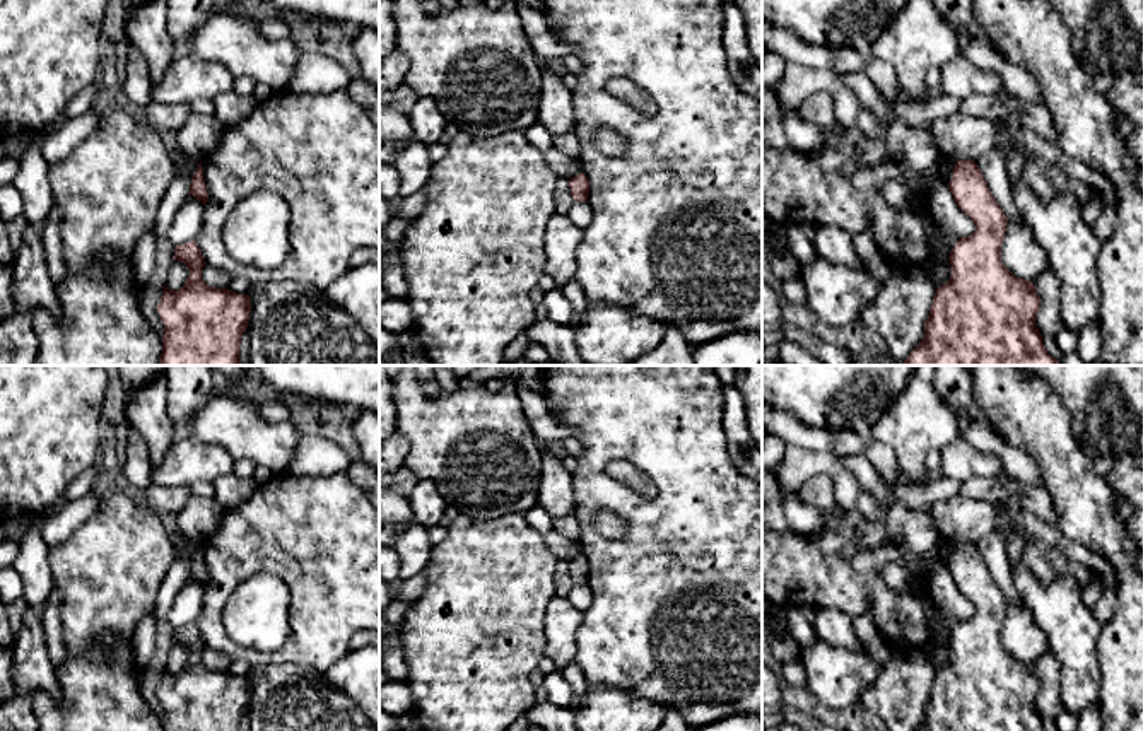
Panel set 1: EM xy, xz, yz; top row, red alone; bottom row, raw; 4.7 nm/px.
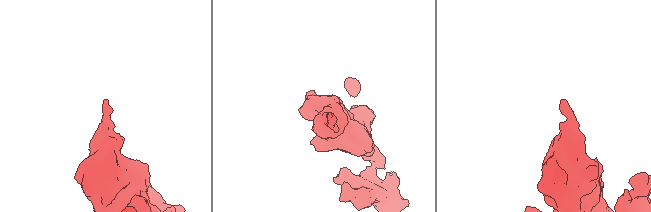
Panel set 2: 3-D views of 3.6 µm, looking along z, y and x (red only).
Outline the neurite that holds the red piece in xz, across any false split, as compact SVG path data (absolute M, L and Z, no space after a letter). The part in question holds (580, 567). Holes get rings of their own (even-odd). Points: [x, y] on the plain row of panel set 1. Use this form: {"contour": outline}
{"contour": "M584 555L569 562L569 570L574 584L588 584L589 562Z"}

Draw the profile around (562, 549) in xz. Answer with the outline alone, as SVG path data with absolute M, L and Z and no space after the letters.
M555 529L542 535L542 538L559 560L571 562L583 555L579 541L571 541Z

